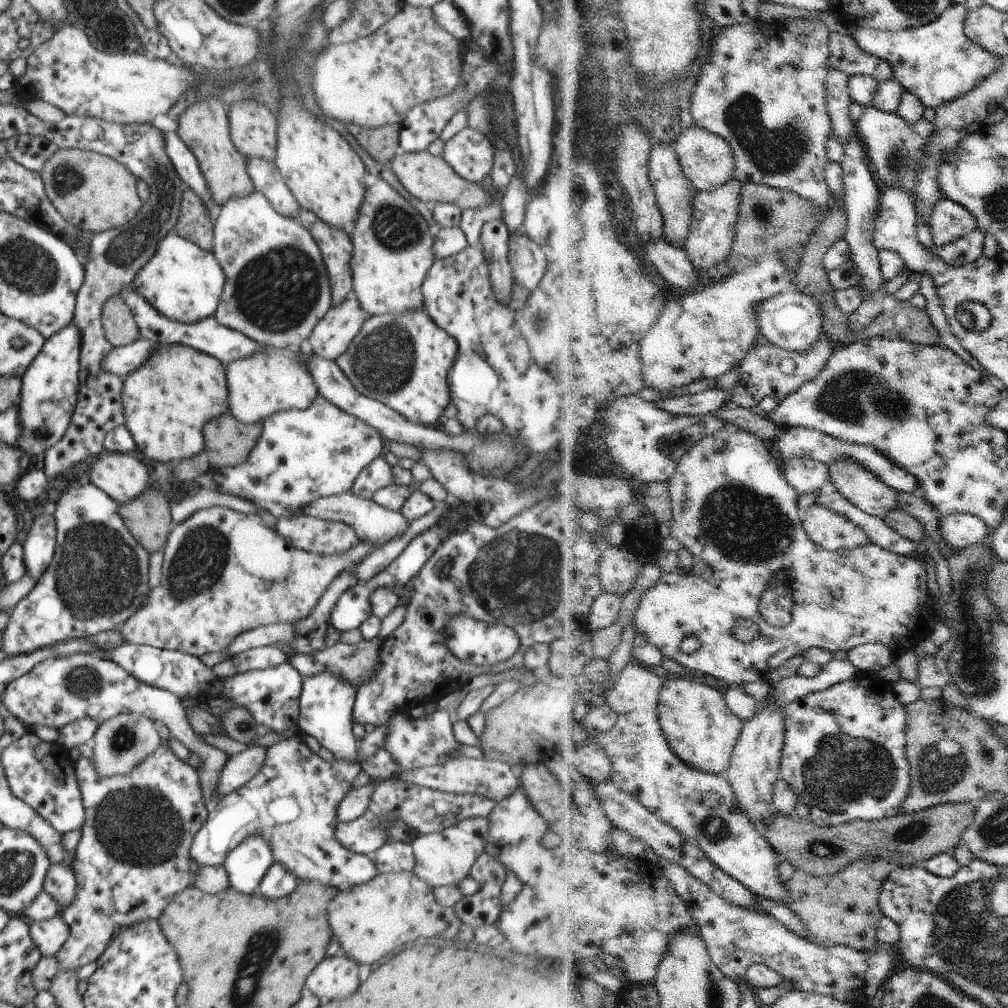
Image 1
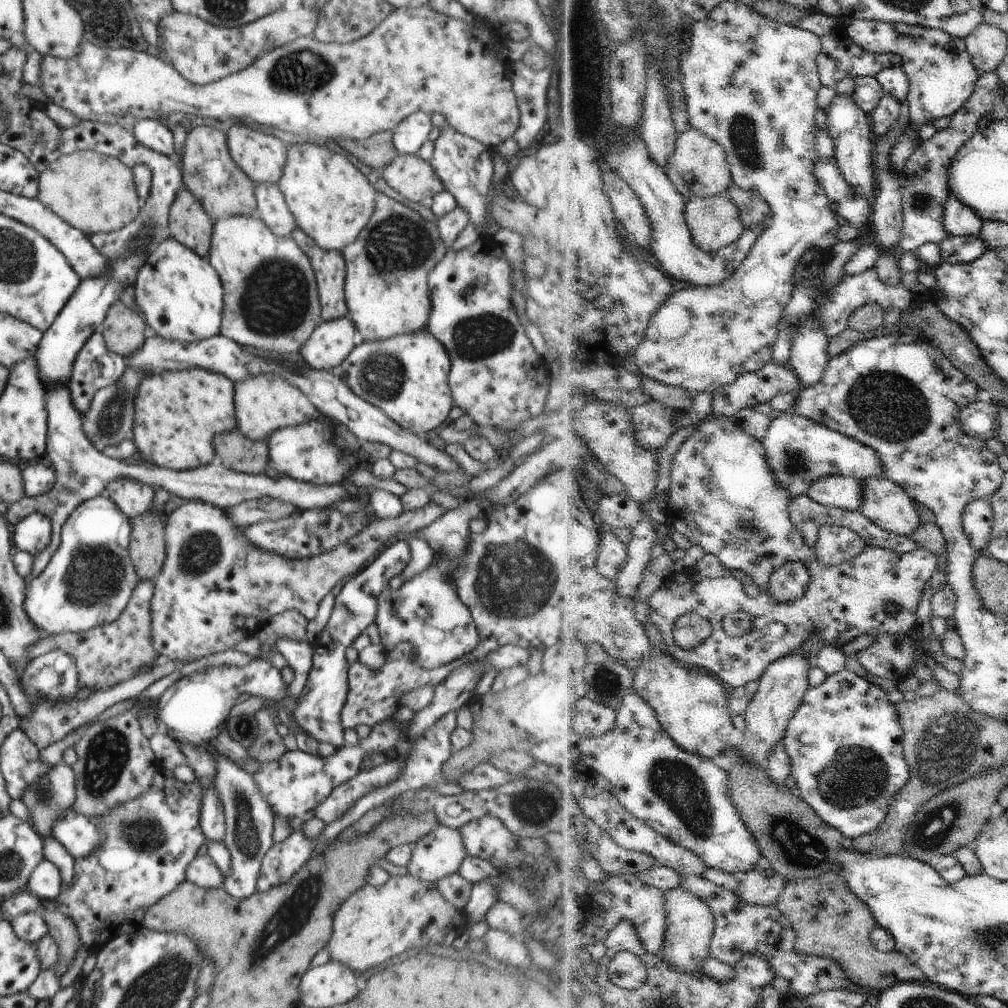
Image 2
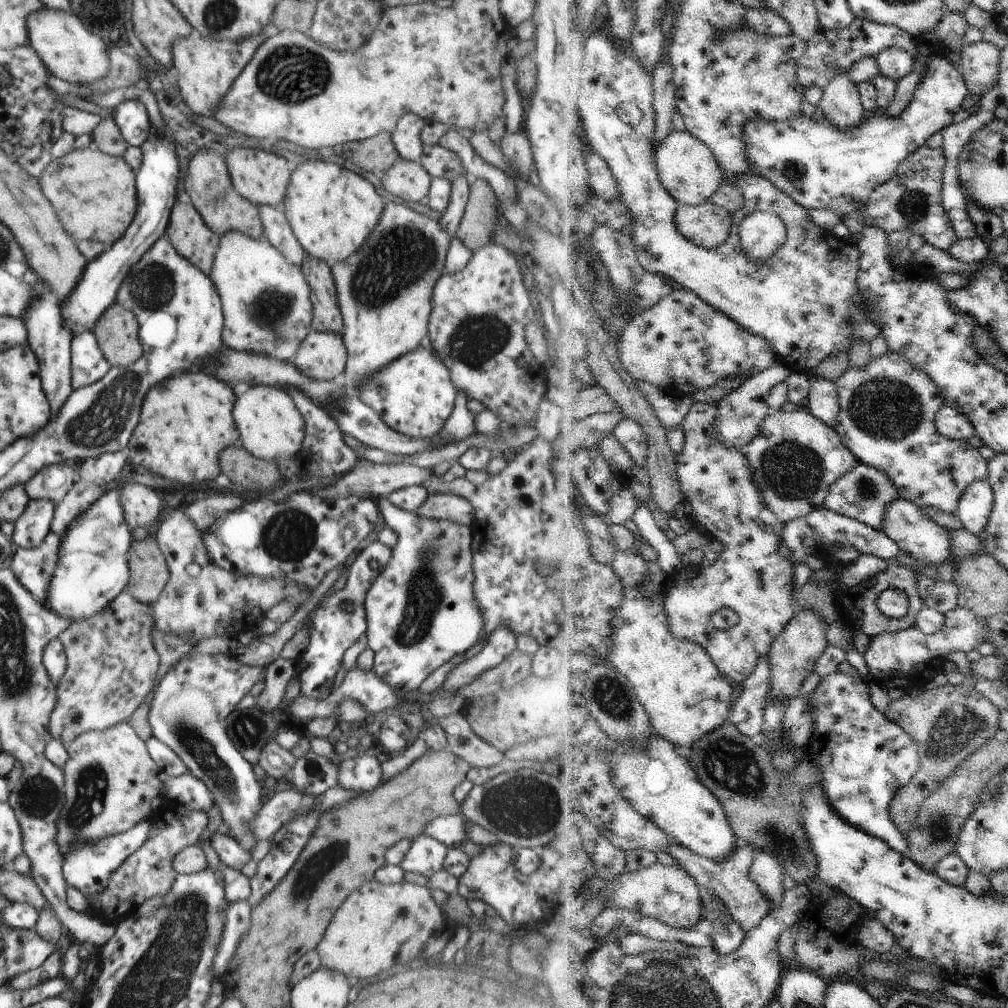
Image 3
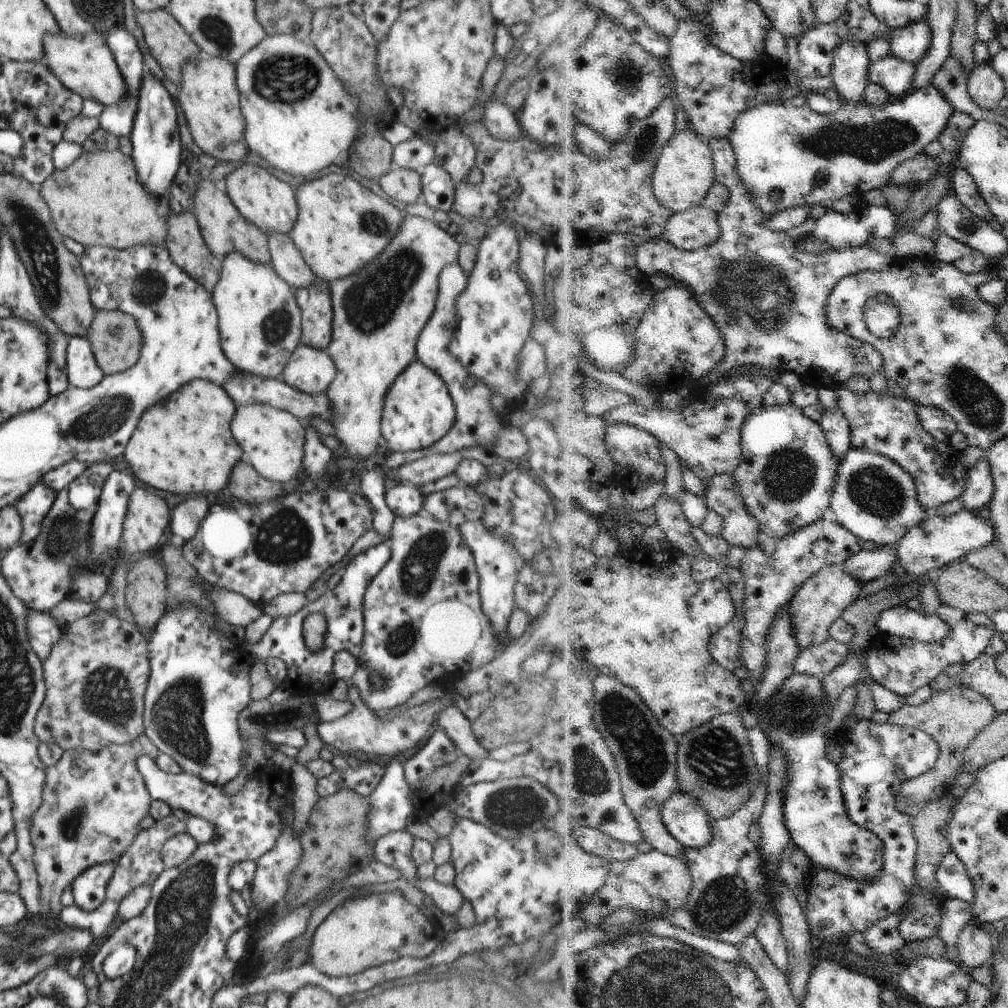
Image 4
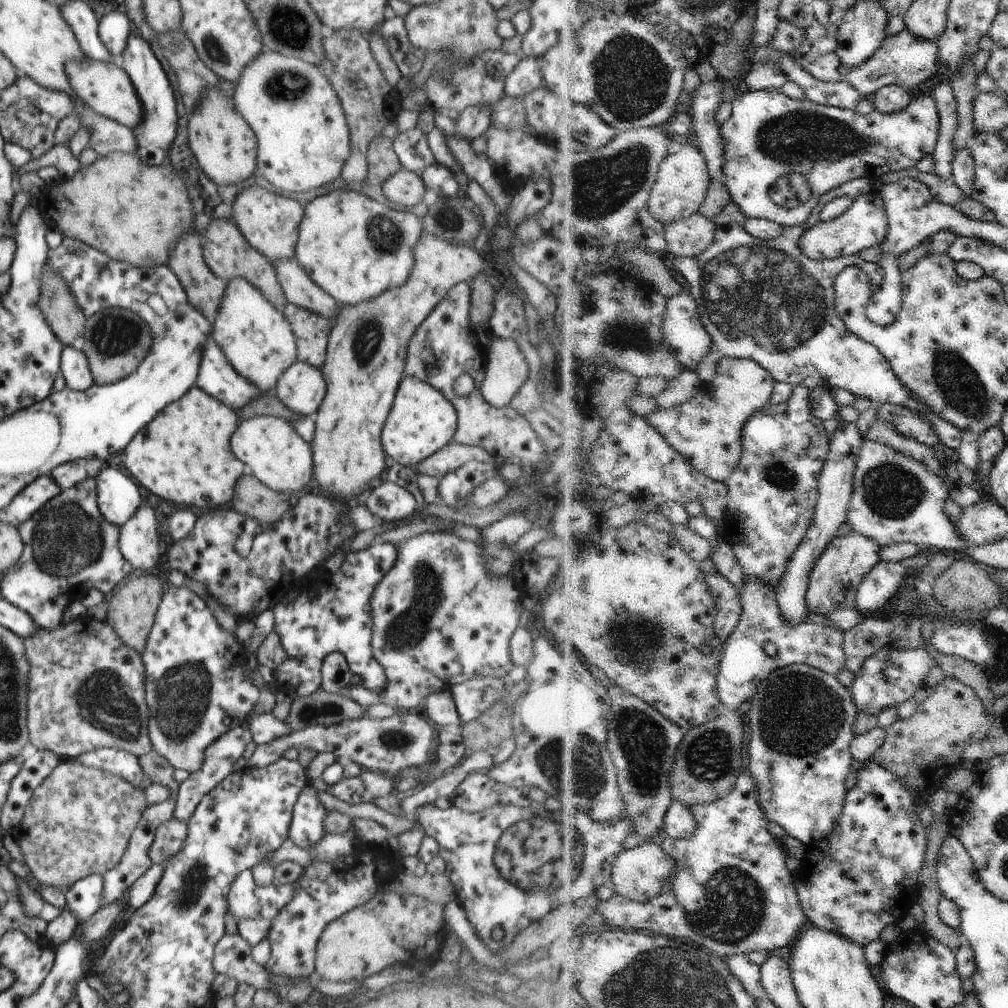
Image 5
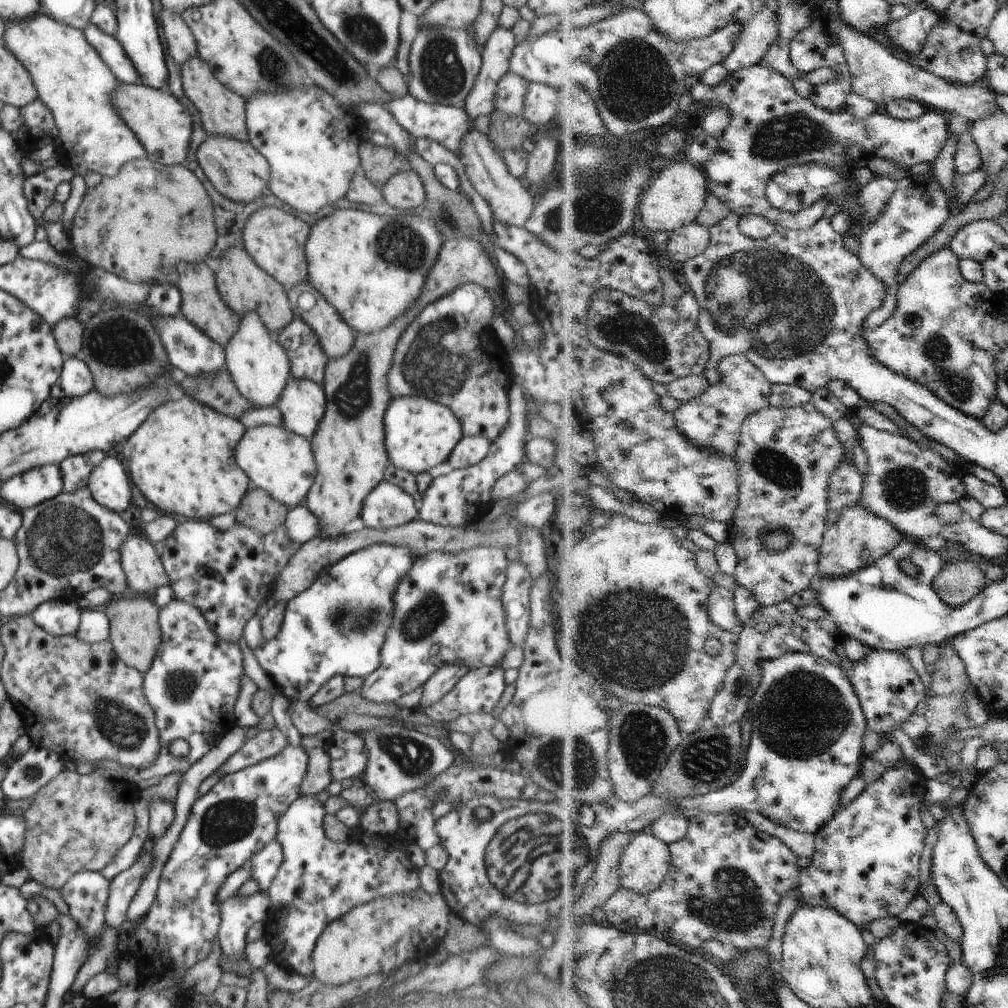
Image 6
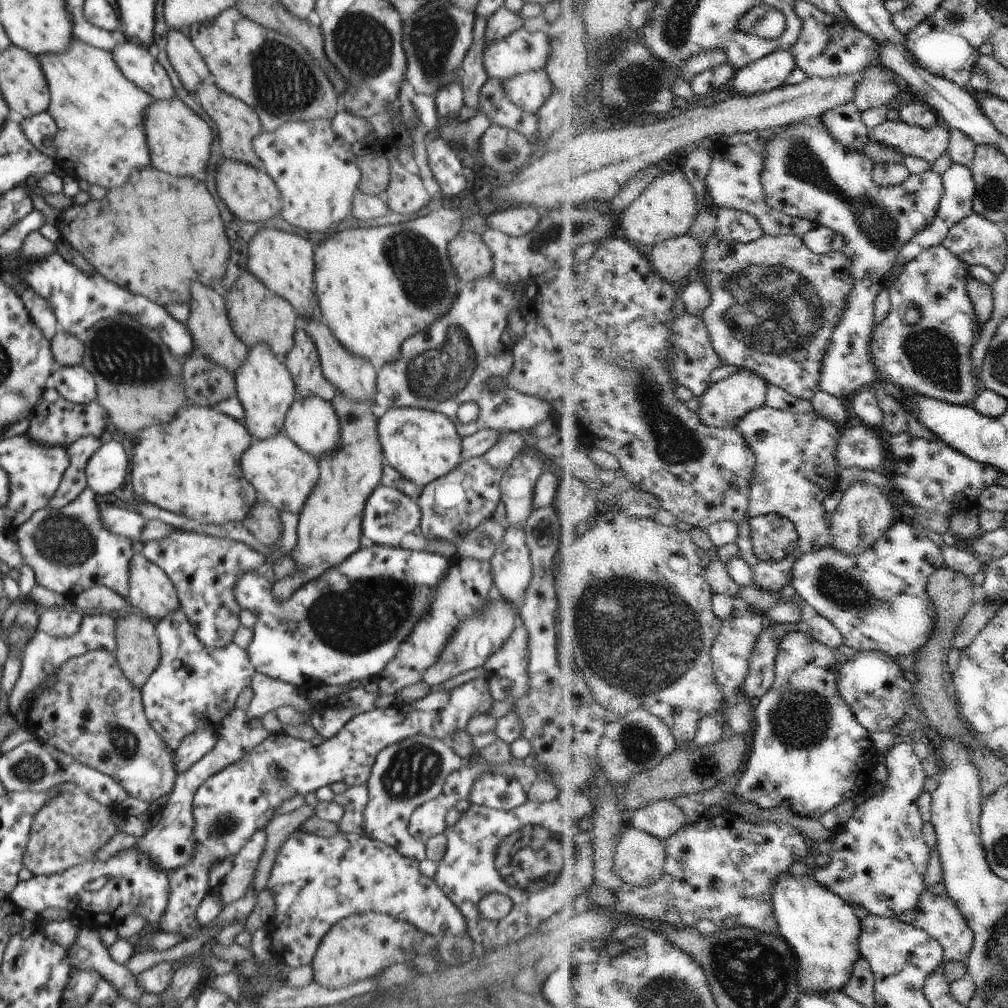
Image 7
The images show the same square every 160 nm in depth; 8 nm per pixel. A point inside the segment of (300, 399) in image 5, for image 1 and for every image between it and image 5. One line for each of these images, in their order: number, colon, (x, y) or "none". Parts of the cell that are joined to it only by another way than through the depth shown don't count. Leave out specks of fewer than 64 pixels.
1: (332, 335)
2: (330, 341)
3: (321, 356)
4: (310, 370)

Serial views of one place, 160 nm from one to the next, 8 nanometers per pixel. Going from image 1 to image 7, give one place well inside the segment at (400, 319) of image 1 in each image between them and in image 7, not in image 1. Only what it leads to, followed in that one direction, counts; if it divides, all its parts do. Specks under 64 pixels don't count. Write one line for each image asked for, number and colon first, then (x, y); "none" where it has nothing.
2: (404, 376)
3: (413, 395)
4: (417, 410)
5: (420, 421)
6: (419, 433)
7: (421, 445)

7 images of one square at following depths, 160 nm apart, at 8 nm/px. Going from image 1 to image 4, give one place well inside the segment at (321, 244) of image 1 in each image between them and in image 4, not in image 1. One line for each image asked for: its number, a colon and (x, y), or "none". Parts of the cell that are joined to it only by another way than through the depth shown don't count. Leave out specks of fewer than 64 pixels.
2: (329, 266)
3: (326, 317)
4: (314, 302)

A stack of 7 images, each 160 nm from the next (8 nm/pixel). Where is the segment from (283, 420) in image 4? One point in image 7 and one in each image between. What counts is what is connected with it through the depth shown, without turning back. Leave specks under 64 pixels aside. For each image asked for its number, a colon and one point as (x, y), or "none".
5: (269, 447)
6: (277, 461)
7: (281, 474)

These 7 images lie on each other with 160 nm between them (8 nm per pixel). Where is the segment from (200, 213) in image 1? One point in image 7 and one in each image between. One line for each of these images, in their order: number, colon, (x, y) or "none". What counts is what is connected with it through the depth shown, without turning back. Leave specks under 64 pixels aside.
2: (188, 224)
3: (186, 231)
4: (183, 242)
5: (203, 289)
6: (200, 303)
7: (212, 335)

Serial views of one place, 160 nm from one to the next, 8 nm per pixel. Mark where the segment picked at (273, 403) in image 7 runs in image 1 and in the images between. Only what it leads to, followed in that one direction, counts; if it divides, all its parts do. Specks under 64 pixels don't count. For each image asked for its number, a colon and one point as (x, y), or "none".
1: (275, 290)
2: (270, 300)
3: (264, 298)
4: (258, 318)
5: (254, 336)
6: (259, 368)

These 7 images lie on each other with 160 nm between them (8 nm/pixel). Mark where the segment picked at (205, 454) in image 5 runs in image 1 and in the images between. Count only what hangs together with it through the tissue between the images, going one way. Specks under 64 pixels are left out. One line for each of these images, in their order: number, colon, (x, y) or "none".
1: (166, 401)
2: (163, 432)
3: (184, 421)
4: (184, 445)

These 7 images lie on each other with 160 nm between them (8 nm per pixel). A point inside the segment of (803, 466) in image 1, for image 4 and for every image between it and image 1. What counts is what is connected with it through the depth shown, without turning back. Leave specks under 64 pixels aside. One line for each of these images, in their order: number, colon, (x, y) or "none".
2: (840, 491)
3: (865, 493)
4: (875, 497)

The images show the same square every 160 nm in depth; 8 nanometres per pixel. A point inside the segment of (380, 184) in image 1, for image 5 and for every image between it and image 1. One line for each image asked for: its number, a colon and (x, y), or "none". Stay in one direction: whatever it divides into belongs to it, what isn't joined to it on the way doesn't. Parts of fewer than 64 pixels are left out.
2: (386, 293)
3: (383, 289)
4: (378, 311)
5: (365, 355)

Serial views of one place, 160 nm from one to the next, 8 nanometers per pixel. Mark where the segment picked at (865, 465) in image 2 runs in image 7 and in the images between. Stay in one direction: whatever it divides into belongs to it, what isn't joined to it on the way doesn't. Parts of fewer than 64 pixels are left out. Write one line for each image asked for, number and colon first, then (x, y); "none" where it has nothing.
3: (796, 457)
4: (788, 475)
5: (772, 497)
6: (787, 457)
7: (796, 463)

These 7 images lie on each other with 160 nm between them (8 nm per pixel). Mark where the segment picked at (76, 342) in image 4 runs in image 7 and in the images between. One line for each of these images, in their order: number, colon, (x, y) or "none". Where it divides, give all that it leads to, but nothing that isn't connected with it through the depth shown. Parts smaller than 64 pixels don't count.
5: (76, 374)
6: (75, 378)
7: (74, 383)

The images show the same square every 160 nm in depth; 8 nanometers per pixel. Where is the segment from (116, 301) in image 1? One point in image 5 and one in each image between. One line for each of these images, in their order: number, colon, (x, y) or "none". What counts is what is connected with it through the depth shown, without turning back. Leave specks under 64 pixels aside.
2: (122, 328)
3: (116, 331)
4: (115, 340)
5: (114, 341)

